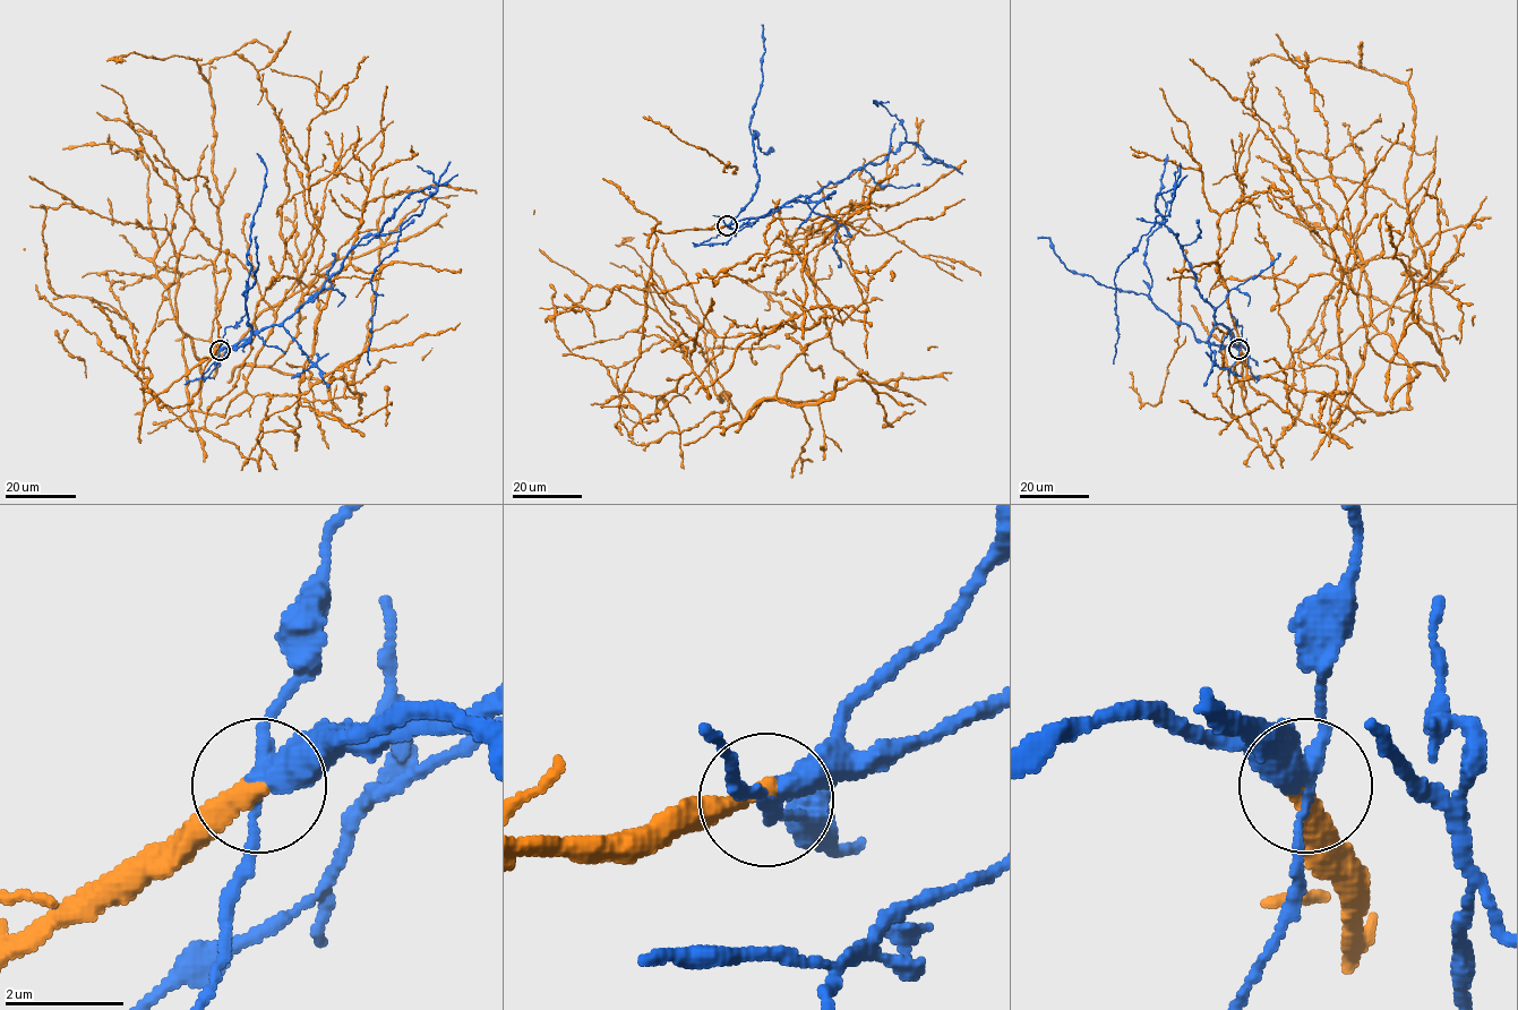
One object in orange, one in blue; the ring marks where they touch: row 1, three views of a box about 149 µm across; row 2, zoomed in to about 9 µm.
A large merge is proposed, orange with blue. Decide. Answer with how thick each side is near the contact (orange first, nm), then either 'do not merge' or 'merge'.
360/320 nm | do not merge

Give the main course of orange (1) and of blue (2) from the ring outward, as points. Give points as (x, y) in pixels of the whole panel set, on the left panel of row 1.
1: (220, 350), (137, 374), (248, 458), (360, 394), (246, 390), (318, 225), (284, 128), (315, 272), (384, 279)
2: (220, 350), (282, 323), (405, 198), (436, 187), (372, 274), (369, 365)

